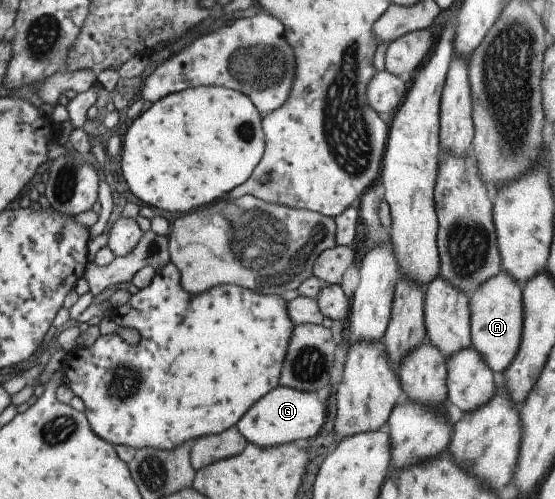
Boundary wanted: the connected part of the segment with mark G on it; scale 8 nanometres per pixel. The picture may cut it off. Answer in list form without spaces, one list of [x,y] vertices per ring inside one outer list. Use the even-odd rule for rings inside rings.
[[[278,384],[273,390],[258,398],[235,425],[248,443],[267,448],[317,435],[324,418],[325,406],[317,399],[315,391],[301,392]]]

